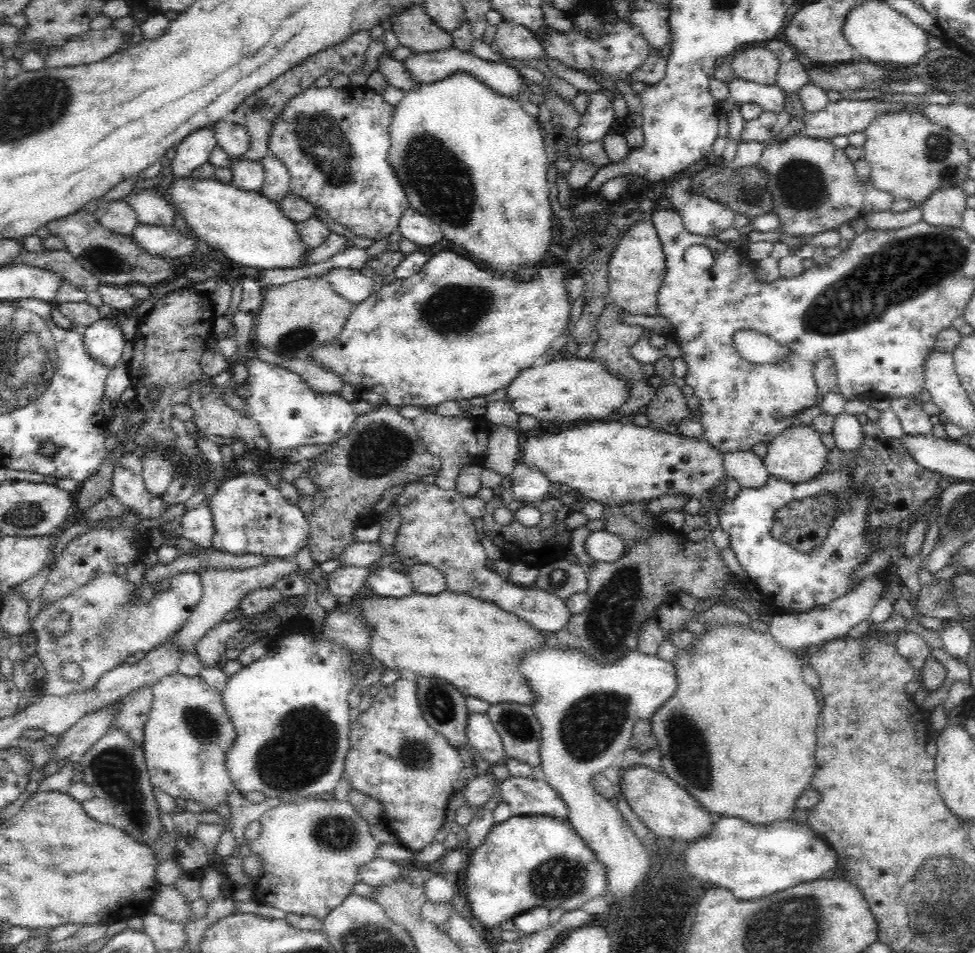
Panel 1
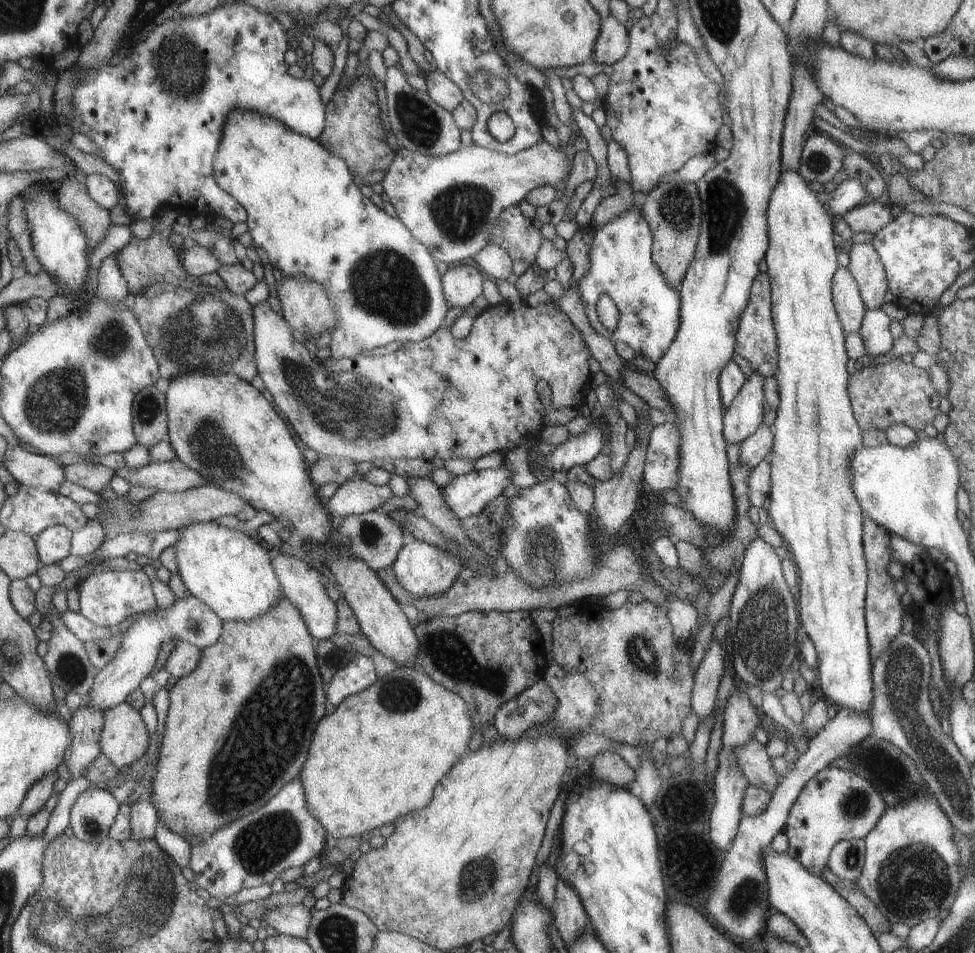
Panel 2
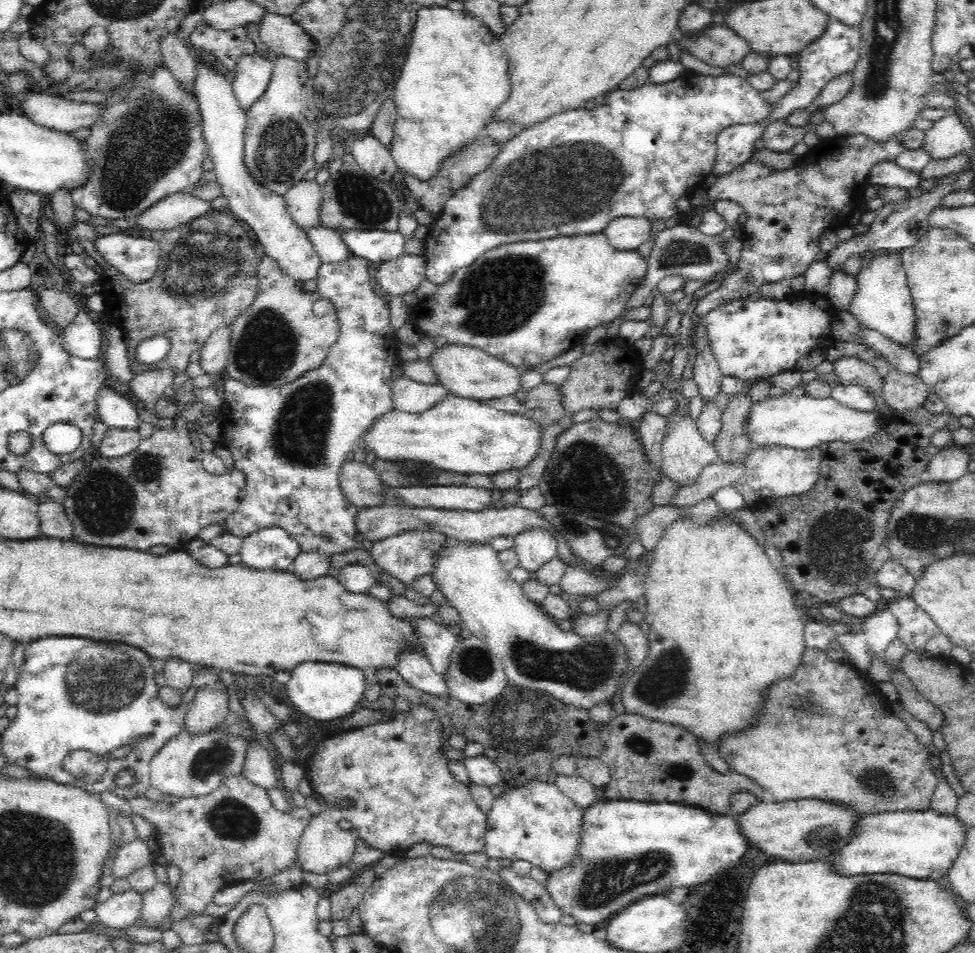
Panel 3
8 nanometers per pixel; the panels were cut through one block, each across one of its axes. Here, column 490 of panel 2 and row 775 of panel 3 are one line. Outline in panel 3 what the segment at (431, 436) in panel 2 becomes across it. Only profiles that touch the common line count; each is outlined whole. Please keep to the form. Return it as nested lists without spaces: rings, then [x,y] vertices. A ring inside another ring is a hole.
[[[423,702],[410,703],[411,705],[408,706],[408,710],[392,711],[391,709],[386,711],[382,722],[376,722],[376,724],[370,724],[364,726],[364,728],[349,730],[339,735],[322,739],[316,744],[314,752],[307,758],[306,777],[314,793],[320,795],[320,798],[322,798],[323,812],[306,826],[303,836],[300,838],[297,865],[302,867],[306,873],[314,872],[314,874],[326,875],[330,870],[347,866],[355,853],[356,842],[358,840],[362,840],[368,847],[381,850],[383,853],[394,854],[396,858],[400,854],[407,852],[415,844],[420,843],[428,843],[432,847],[445,847],[454,853],[460,852],[467,856],[484,851],[487,814],[481,812],[478,804],[474,802],[469,788],[460,783],[458,779],[454,779],[452,772],[448,770],[449,758],[445,750],[449,748],[449,734],[445,733],[444,725],[441,724],[440,718],[435,715],[435,712],[430,707],[424,706]],[[342,821],[350,822],[350,828],[348,830],[342,830],[338,826]]]

